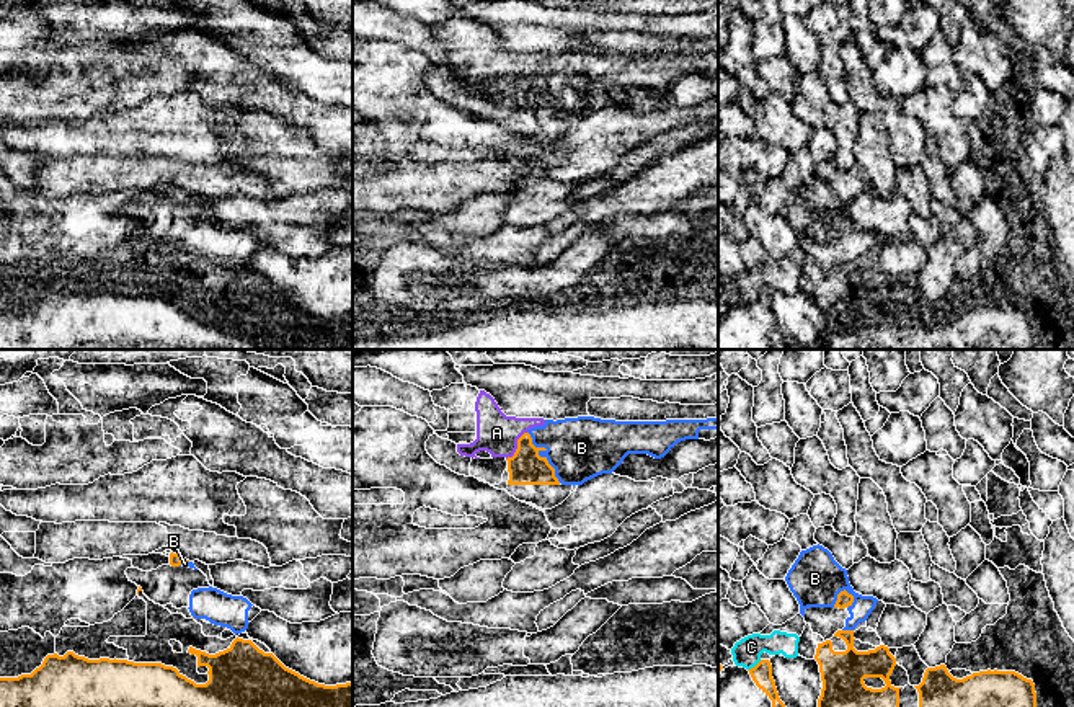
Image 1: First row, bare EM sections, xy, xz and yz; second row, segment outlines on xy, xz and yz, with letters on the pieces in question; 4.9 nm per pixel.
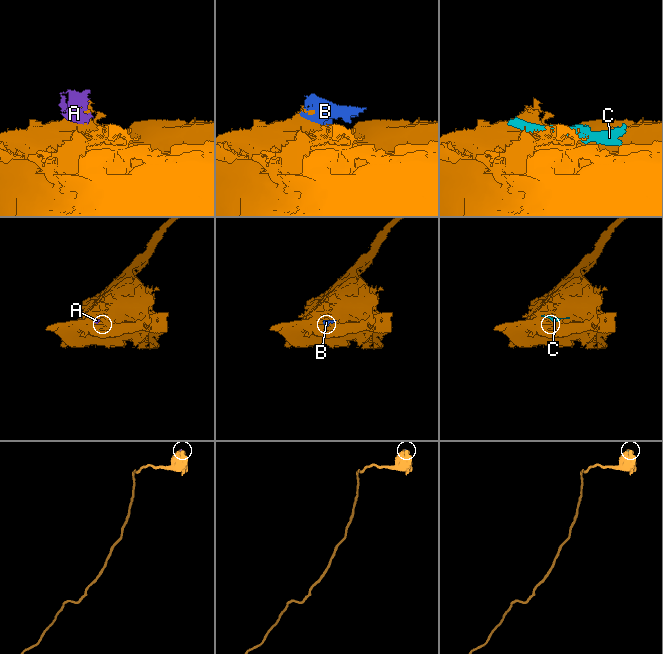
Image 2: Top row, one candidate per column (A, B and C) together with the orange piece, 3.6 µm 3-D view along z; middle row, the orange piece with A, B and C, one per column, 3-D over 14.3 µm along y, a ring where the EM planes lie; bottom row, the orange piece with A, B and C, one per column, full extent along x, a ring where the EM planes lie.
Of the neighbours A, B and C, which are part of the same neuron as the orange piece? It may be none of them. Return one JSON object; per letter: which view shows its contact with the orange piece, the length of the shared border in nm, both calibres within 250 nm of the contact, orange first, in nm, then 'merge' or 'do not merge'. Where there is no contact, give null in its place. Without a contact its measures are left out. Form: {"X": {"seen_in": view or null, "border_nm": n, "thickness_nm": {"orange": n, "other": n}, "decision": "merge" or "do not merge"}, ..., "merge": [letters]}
{"A": {"seen_in": "xz", "border_nm": 170, "thickness_nm": {"orange": 180, "other": 200}, "decision": "do not merge"}, "B": {"seen_in": "xz", "border_nm": 300, "thickness_nm": {"orange": 180, "other": 300}, "decision": "do not merge"}, "C": {"seen_in": "yz", "border_nm": 90, "thickness_nm": {"orange": 100, "other": 140}, "decision": "do not merge"}, "merge": []}

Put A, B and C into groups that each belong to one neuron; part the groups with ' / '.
A B / C

